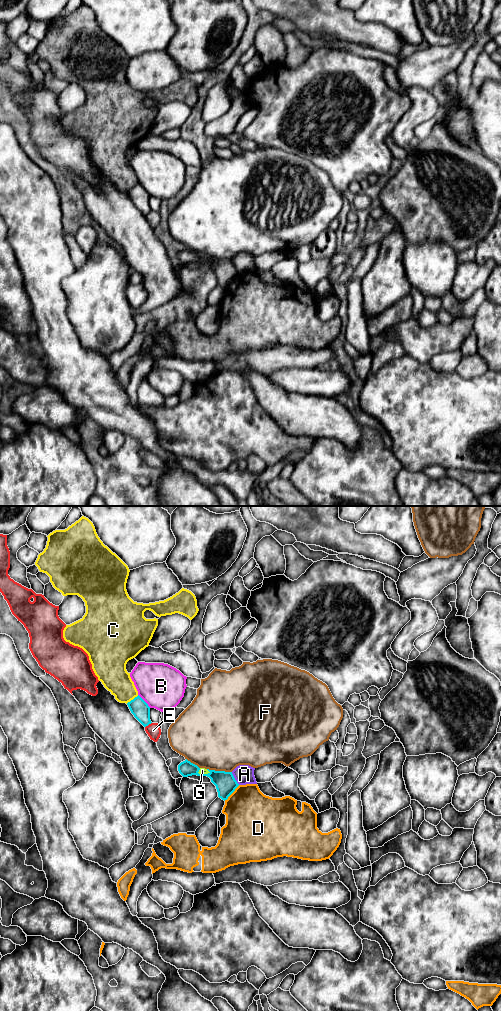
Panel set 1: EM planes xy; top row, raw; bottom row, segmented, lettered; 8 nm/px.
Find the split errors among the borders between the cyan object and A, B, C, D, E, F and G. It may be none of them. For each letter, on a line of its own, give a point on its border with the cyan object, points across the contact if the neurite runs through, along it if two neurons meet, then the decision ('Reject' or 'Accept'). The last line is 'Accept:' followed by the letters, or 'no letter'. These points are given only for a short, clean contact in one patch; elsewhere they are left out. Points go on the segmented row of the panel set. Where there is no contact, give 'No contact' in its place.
A: Touches cyan at xy (234, 778). Boundary: xy (231, 772), (239, 784). Reject
B: Touches cyan at xy (144, 701). Reject
C: Touches cyan at xy (133, 699). Reject
D: Touches cyan at xy (232, 792). Reject
E: Touches cyan at xy (148, 724). Reject
F: Touches cyan at xy (219, 771). Reject
G: Touches cyan at xy (204, 774). Reject
Accept: no letter

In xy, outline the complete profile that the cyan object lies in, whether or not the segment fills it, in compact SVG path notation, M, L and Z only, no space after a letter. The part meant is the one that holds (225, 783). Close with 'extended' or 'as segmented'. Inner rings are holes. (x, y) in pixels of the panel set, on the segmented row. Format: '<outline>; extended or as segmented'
M187 759L178 765L178 771L183 777L192 775L207 776L211 779L211 782L216 786L218 797L222 800L227 800L228 797L239 786L235 780L232 772L209 770L208 774L199 774L200 768L188 761Z; as segmented

